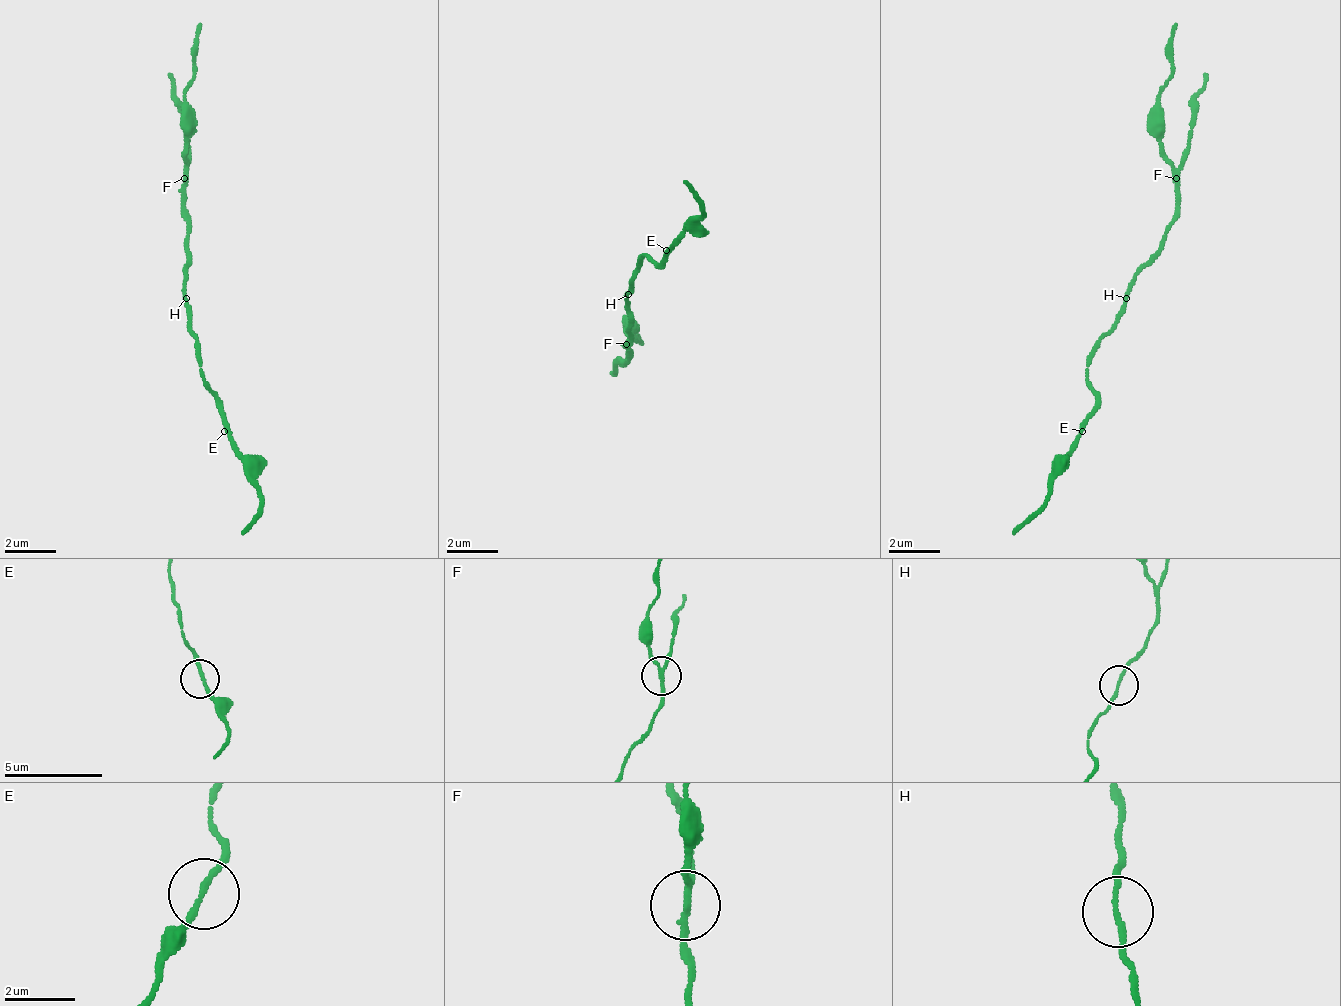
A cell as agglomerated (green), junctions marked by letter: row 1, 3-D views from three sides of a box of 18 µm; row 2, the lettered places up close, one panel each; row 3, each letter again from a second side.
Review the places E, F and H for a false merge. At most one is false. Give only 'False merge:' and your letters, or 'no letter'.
False merge: F

